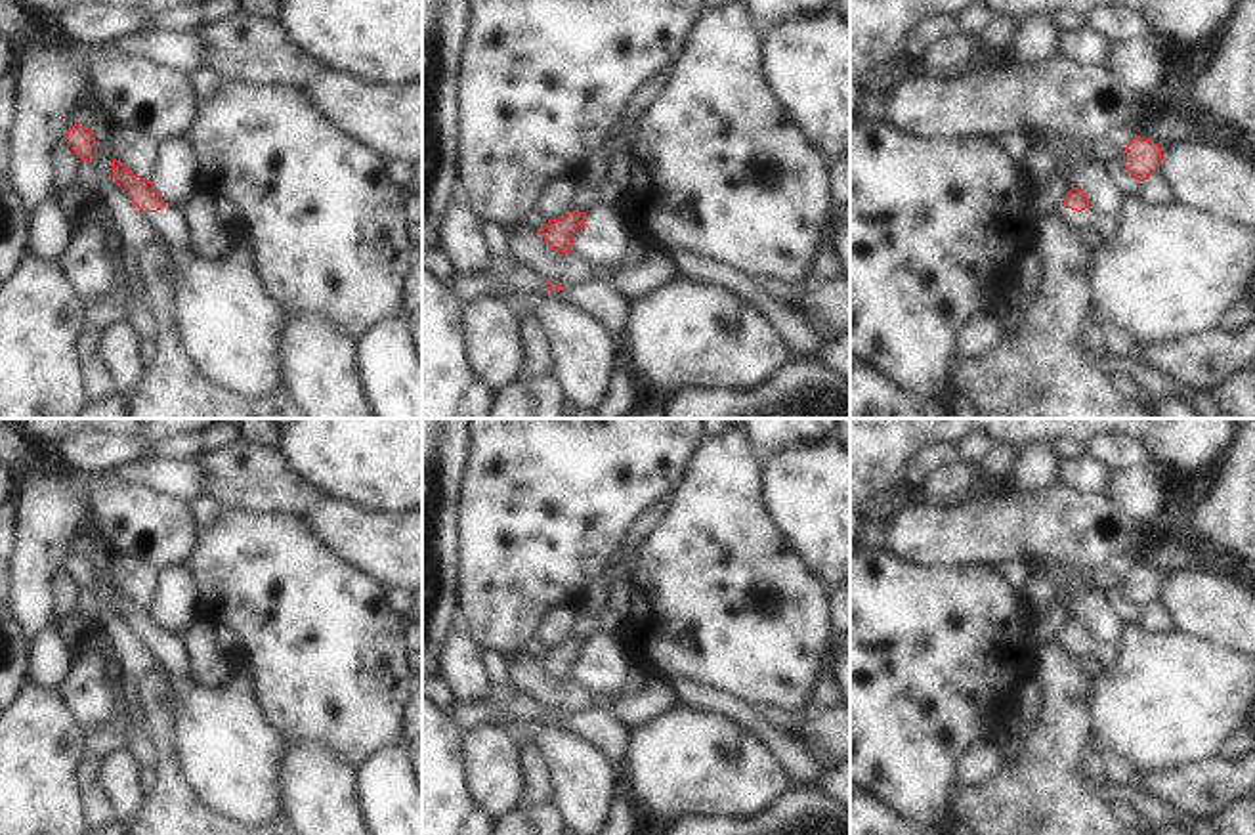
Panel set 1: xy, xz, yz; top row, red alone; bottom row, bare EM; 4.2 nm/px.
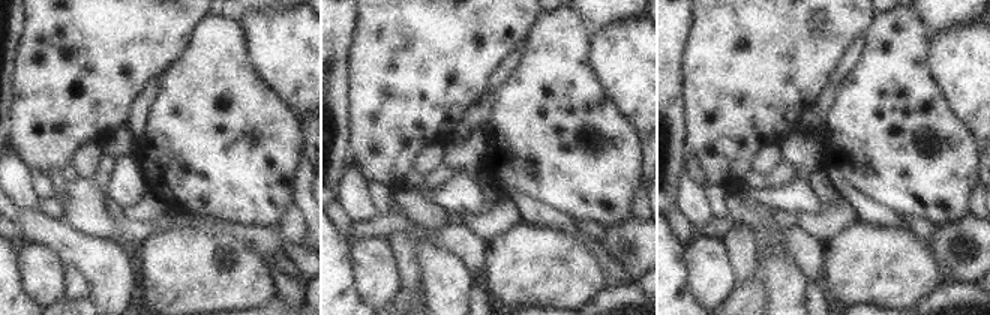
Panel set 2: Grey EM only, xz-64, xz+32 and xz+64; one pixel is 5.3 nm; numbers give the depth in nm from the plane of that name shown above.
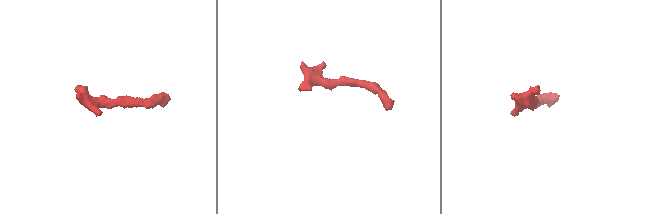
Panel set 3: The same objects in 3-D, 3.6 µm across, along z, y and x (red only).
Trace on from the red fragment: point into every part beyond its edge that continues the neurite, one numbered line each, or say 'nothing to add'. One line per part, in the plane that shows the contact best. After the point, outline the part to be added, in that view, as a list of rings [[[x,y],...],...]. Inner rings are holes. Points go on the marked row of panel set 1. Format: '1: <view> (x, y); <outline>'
1: yz (1087, 218); [[[1062,208],[1062,216],[1077,229],[1085,231],[1095,225],[1102,225],[1098,214],[1093,208],[1085,208],[1081,212],[1072,208]]]

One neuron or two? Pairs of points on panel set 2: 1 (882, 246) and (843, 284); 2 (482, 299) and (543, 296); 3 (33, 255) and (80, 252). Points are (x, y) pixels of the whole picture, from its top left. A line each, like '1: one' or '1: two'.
1: one
2: two
3: two

